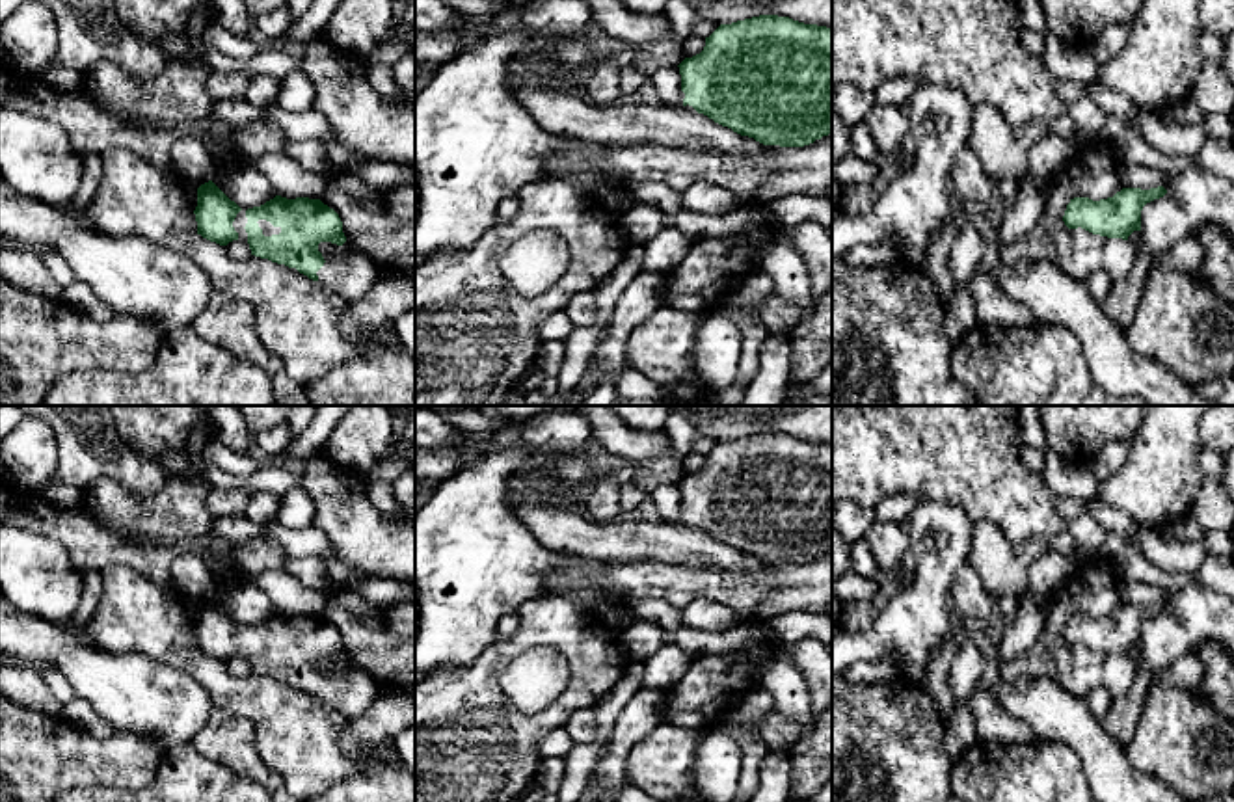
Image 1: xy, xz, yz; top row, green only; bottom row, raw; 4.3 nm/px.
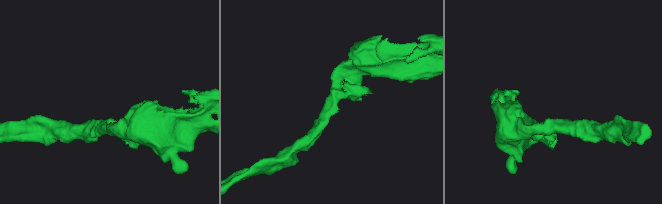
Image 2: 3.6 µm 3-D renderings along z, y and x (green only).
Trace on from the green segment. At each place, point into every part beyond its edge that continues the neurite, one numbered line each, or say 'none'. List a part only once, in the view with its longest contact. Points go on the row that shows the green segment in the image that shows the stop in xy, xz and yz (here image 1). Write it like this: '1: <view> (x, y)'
1: xy (241, 220)
2: xy (352, 276)

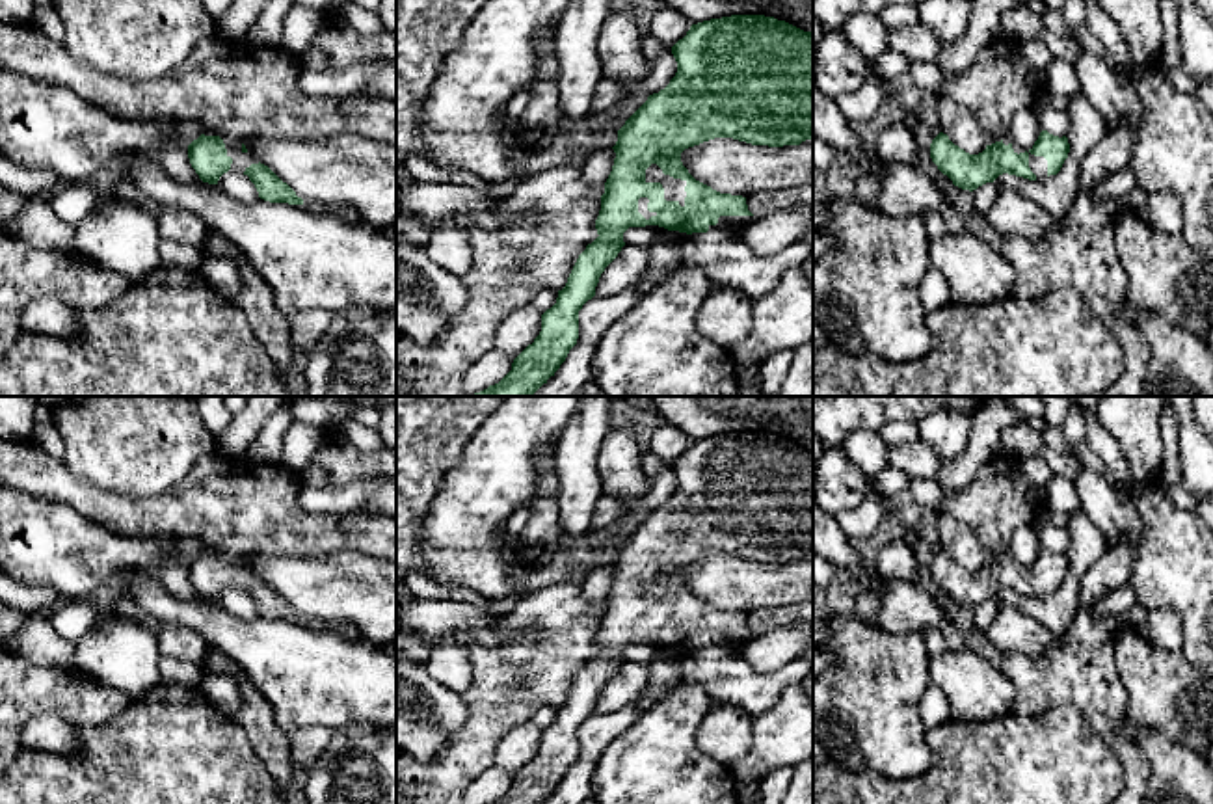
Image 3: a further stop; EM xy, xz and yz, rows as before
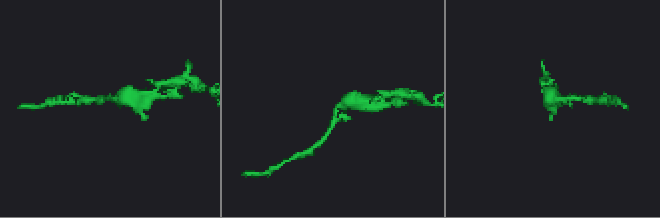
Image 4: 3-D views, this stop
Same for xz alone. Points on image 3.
1: xz (674, 188)
2: xz (724, 222)

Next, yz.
1: yz (1039, 164)

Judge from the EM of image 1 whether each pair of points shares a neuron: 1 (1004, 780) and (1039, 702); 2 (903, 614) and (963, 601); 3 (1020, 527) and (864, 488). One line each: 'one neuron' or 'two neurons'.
1: two neurons
2: two neurons
3: one neuron

